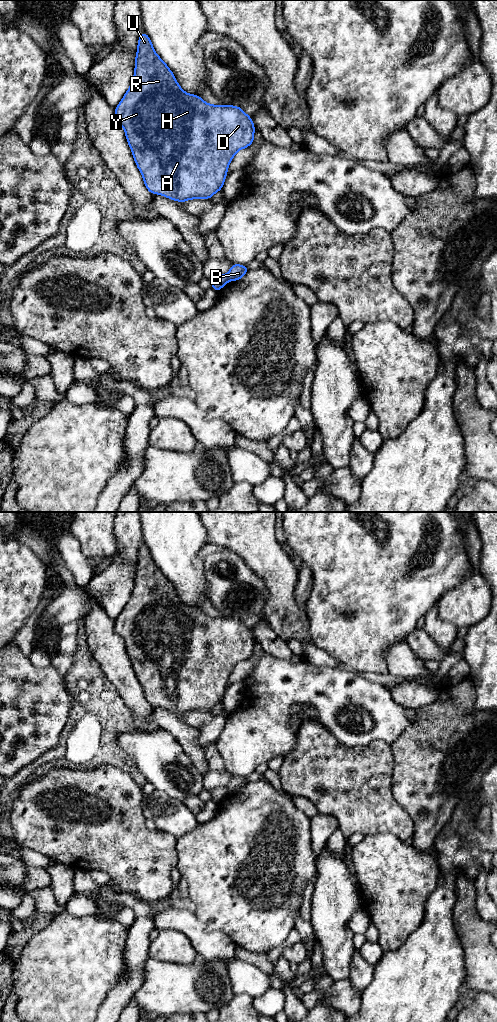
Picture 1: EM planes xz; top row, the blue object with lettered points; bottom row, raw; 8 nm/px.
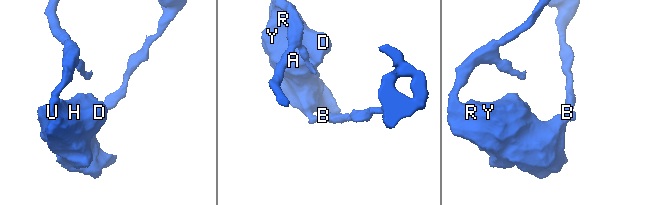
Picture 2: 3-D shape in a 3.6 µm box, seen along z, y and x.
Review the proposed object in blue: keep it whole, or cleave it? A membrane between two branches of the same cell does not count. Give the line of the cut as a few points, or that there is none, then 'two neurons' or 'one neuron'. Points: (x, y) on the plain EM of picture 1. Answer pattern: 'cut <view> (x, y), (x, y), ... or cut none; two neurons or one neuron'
cut xz (225, 787), (229, 792); two neurons

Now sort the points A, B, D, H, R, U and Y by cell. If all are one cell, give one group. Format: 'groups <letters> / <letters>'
groups A D H R U Y / B

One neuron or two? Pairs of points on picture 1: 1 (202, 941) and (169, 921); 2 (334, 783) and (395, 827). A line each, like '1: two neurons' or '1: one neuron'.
1: one neuron
2: one neuron

